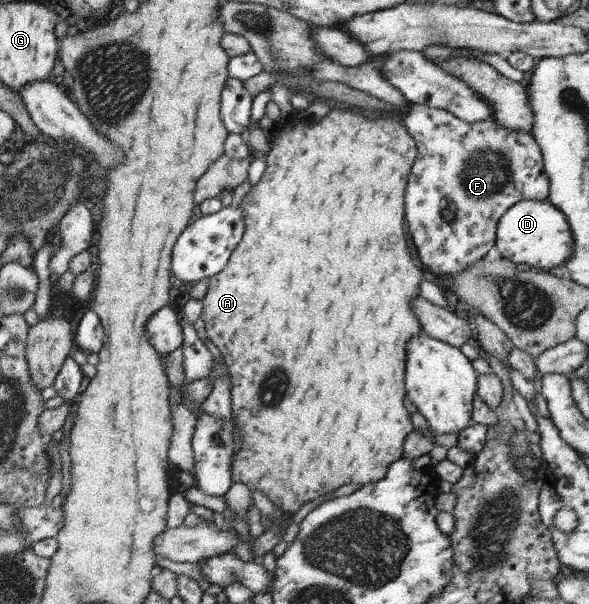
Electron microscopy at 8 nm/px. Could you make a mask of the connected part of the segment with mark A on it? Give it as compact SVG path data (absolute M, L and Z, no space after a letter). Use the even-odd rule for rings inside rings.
M342 106L331 110L319 123L303 120L298 113L287 119L289 122L278 123L271 140L271 150L265 155L265 173L240 204L244 221L242 240L233 250L225 268L207 280L209 289L203 298L200 315L205 321L207 339L219 349L229 370L232 418L243 439L241 451L237 452L232 463L232 483L244 483L251 493L262 492L288 517L299 512L306 503L344 485L369 485L385 478L389 466L403 458L405 440L414 431L411 415L404 406L406 348L409 340L421 333L420 323L413 315L410 303L420 294L425 273L415 266L405 240L403 192L418 149L403 122L393 117L365 118L355 110L346 109Z

